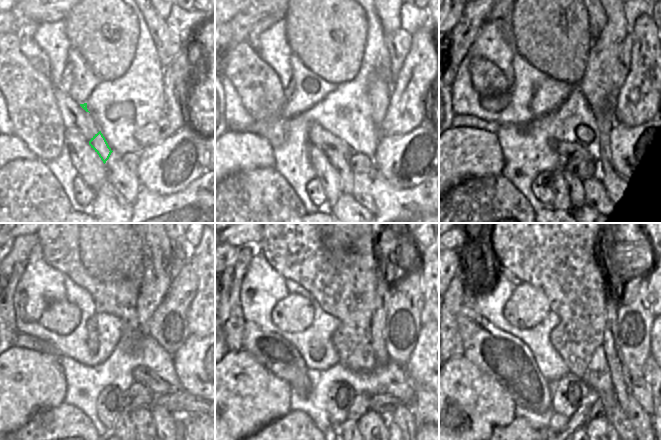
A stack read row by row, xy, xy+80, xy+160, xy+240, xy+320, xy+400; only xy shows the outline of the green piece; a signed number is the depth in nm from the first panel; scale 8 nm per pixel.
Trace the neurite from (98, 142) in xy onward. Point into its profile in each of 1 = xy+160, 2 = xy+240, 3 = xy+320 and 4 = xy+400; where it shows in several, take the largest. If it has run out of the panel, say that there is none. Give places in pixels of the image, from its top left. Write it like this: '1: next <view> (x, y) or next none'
1: next xy+160 (576, 194)
2: next xy+240 (141, 417)
3: next xy+320 (372, 426)
4: next xy+400 (600, 426)

